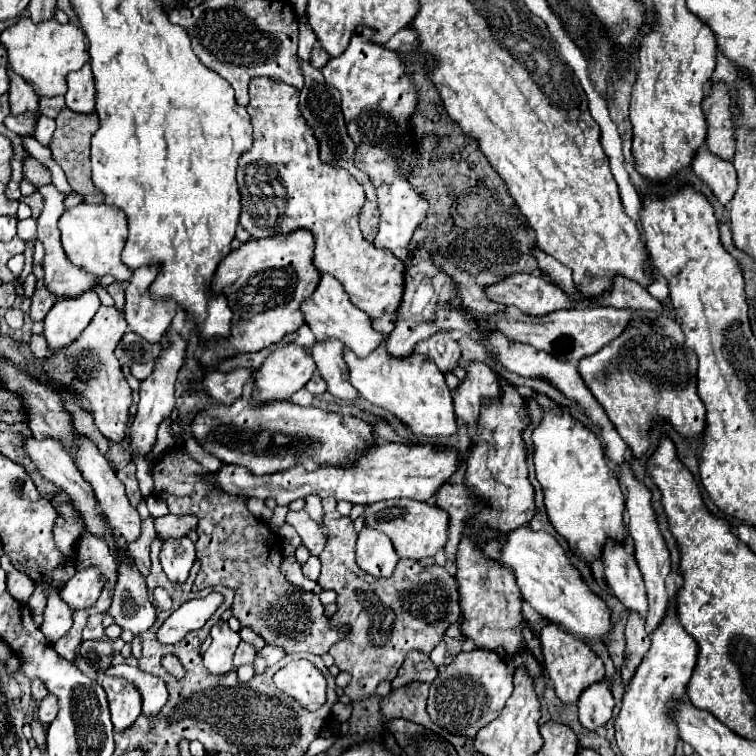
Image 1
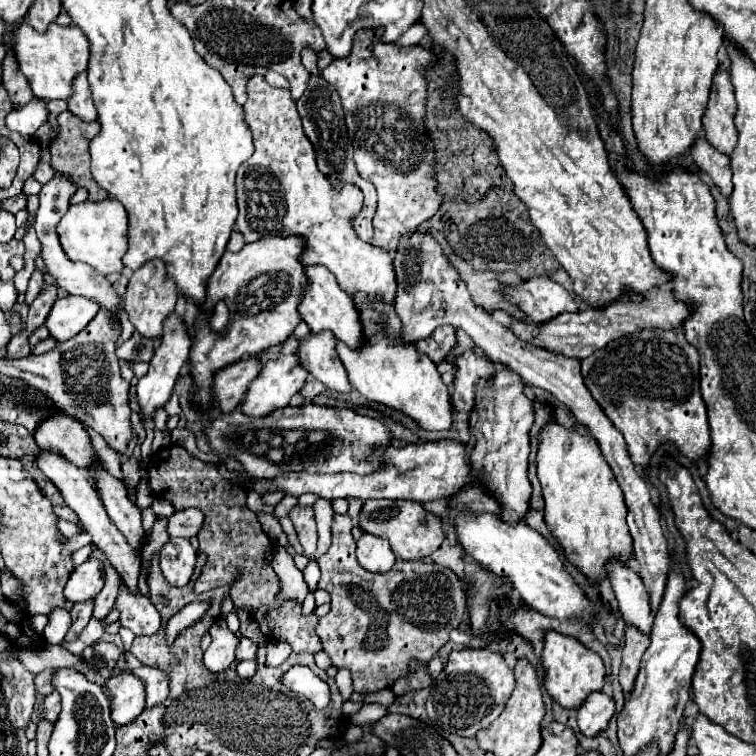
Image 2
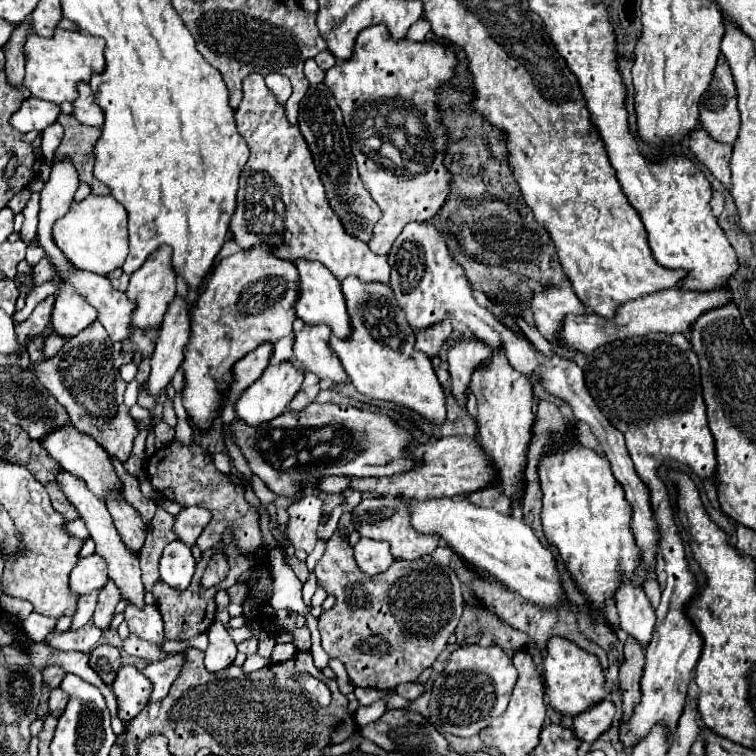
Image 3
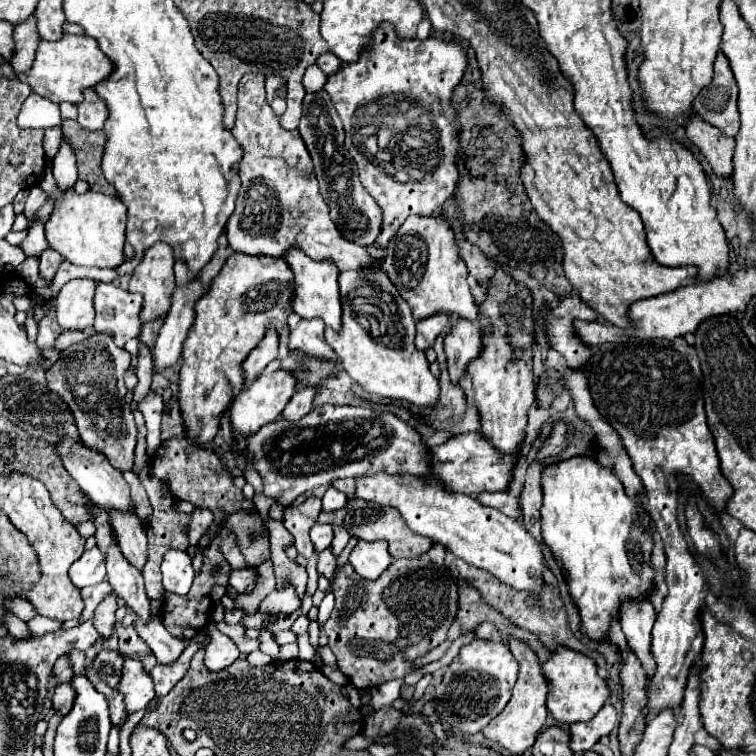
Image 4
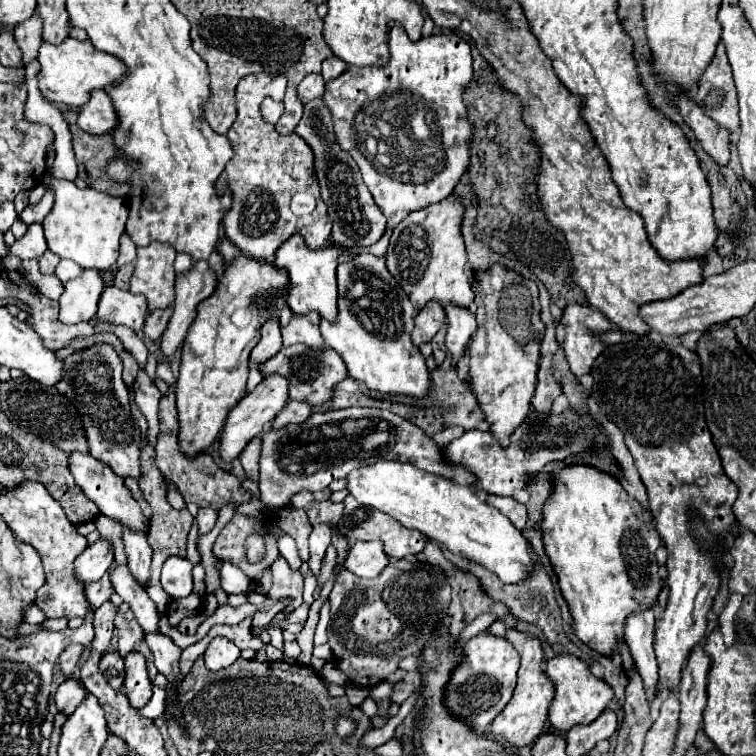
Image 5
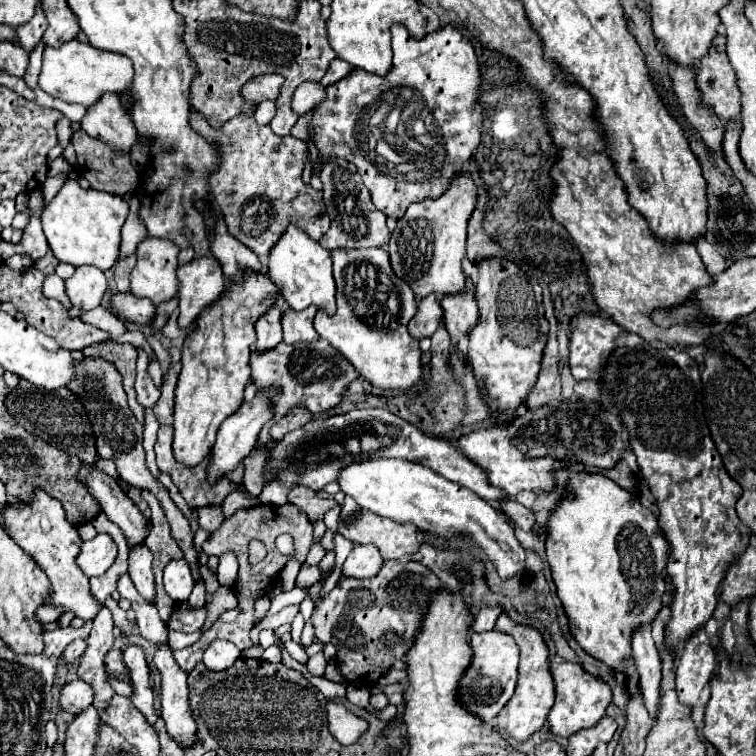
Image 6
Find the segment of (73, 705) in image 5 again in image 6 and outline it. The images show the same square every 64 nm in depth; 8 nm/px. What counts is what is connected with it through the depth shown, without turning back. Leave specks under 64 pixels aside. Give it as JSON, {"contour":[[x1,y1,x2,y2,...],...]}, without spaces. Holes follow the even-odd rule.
{"contour":[[74,680,62,688,60,694,60,708,78,714,78,710,86,710,94,702,94,688,82,680]]}

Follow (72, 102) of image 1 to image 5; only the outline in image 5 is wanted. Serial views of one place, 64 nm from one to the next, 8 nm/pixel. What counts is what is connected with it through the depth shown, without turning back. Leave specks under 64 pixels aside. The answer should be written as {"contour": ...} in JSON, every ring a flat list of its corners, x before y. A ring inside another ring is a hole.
{"contour":[[94,90,90,96,90,102,82,106,82,112,78,116,78,126,94,136,102,134,114,134,118,126,118,114,114,114,114,106,110,102,110,96,104,90]]}

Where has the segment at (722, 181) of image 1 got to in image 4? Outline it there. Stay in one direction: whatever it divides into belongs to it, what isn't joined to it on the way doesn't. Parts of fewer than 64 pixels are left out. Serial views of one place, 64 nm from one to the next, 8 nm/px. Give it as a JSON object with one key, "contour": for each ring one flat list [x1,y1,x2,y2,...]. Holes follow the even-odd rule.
{"contour":[[690,114,690,118,686,118,684,128,692,144,706,156,714,172,720,176,730,176,732,156,734,156,734,138,726,138,722,132,714,130,714,126,698,118,698,114]]}

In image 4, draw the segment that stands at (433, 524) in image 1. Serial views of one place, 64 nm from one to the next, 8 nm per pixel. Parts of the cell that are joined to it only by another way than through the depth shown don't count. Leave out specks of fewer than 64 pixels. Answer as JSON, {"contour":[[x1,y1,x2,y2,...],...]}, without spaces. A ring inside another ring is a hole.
{"contour":[[352,498,348,502,344,528,350,532,350,536,354,536,358,540,386,540,388,552,392,554,392,558,416,558,416,556,428,552,434,544,430,538,422,538,420,534,414,534,396,510,392,510,388,506,374,506,370,502,362,502,360,498]]}

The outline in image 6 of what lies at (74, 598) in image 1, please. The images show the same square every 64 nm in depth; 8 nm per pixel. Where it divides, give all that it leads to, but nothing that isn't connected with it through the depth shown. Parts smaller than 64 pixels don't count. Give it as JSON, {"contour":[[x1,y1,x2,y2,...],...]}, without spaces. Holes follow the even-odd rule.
{"contour":[[96,534,92,540,84,542,80,548,80,554,76,558,82,572,92,576,102,576,116,558,116,544,108,534]]}

